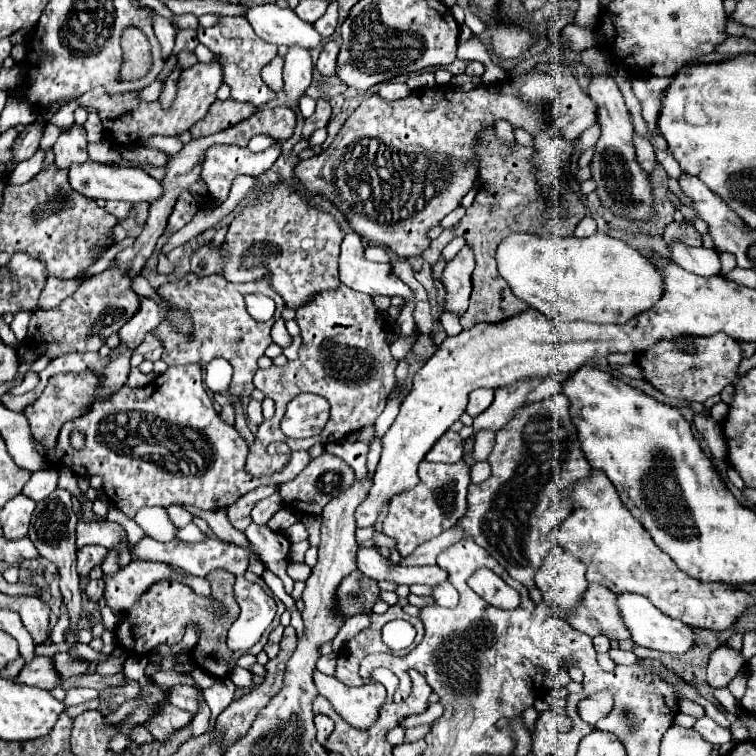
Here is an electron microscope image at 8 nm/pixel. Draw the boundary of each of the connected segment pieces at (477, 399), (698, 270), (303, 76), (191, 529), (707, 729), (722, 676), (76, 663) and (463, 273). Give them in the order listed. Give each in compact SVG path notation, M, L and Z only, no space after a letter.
M472 390L470 392L470 400L468 400L468 406L466 406L466 412L474 418L478 416L480 412L484 412L490 404L492 404L492 398L494 398L494 390Z
M672 242L668 244L668 252L670 252L670 258L684 270L690 270L700 276L720 274L720 258L716 250L708 250L704 246L694 248L682 242Z
M290 46L284 60L284 92L288 94L286 106L300 112L298 98L312 82L312 58L310 52L302 50L300 46Z
M188 524L188 526L178 530L178 538L186 540L186 542L200 542L206 538L206 534L200 532L194 524Z
M706 714L696 720L694 730L696 730L704 740L708 740L710 744L722 746L722 744L728 744L728 742L730 742L730 730L718 726L718 724L716 724L710 716L706 716Z
M728 644L716 648L708 660L708 684L712 688L728 686L728 682L736 676L738 670L744 668L742 652L730 648Z
M68 652L54 654L54 666L64 678L70 678L70 676L76 676L76 674L84 674L88 670L88 662L86 660L78 660L78 658L70 656Z
M464 246L458 252L458 256L446 264L442 274L442 282L448 292L444 308L448 308L458 316L462 316L464 310L468 308L468 298L472 290L470 282L472 270L474 270L474 252L470 250L470 246Z

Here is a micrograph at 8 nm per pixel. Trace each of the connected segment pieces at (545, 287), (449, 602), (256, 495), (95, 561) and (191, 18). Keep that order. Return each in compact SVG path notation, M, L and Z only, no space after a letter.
M510 234L498 244L500 276L512 292L534 310L552 320L586 320L596 324L622 324L654 306L662 296L662 276L638 250L608 234L588 238Z
M450 582L438 584L434 588L434 592L432 592L432 598L436 600L438 606L446 606L446 608L458 606L458 592L456 592L456 588Z
M262 486L262 488L252 490L250 494L242 496L238 502L234 502L234 504L228 508L228 518L230 518L230 522L234 524L234 528L244 532L246 526L250 526L250 522L252 522L250 510L254 508L254 504L256 504L258 500L262 500L262 498L266 498L266 496L270 496L270 494L274 494L274 492L276 492L274 486Z
M84 546L78 550L78 574L88 576L92 568L100 566L106 558L108 550L104 546Z
M182 14L182 16L176 16L174 18L174 24L178 28L192 28L192 30L198 30L200 24L198 24L198 18L194 14Z

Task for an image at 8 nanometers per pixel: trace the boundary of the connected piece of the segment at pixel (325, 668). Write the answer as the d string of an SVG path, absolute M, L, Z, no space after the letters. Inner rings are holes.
M334 653L322 655L316 664L316 668L324 674L335 676L337 658L338 656Z

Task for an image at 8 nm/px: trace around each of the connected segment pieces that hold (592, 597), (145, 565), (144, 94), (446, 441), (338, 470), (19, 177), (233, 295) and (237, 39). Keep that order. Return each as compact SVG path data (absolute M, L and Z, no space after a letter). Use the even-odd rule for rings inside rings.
M588 584L586 596L576 610L568 614L562 614L560 610L556 610L556 614L566 618L572 624L572 628L588 636L604 634L610 640L630 638L616 608L616 594L606 590L606 586L600 586L600 584Z
M136 560L136 562L130 562L128 566L124 566L118 574L114 574L110 578L104 576L106 602L110 608L114 608L118 612L128 610L128 606L134 606L134 602L138 602L138 598L154 582L160 582L166 578L174 578L174 580L190 586L200 596L210 596L210 584L198 576L174 570L170 564Z
M168 58L168 60L166 60L166 66L164 66L164 70L160 72L160 76L156 78L156 82L152 82L148 88L140 90L138 98L142 98L142 100L150 100L150 102L158 100L158 96L160 96L160 92L162 92L162 82L168 78L168 74L170 74L170 70L174 68L174 64L176 64L176 60Z
M448 430L426 454L428 462L444 462L444 464L454 464L462 458L462 438Z
M322 454L320 458L310 460L310 464L294 480L280 484L278 492L290 510L298 514L320 514L322 508L330 502L330 498L338 496L344 488L348 488L352 480L354 480L354 470L346 462L342 462L334 454Z
M38 150L32 158L20 162L20 164L14 168L14 172L6 176L6 182L4 182L4 184L8 186L8 184L24 184L24 182L28 182L30 178L34 178L34 176L40 172L42 160L44 160L44 150Z
M192 272L164 282L158 288L158 294L172 306L178 310L184 310L190 320L192 320L192 332L190 334L182 334L172 322L164 320L154 334L158 336L158 340L162 342L164 348L164 362L168 366L180 366L180 364L191 364L198 362L205 367L209 361L222 356L226 358L232 368L234 368L234 378L228 386L228 394L236 396L236 398L244 398L250 396L254 390L254 374L258 370L258 358L266 352L266 348L272 344L272 336L270 330L274 326L274 322L282 316L284 310L284 302L282 298L268 286L268 282L260 280L260 282L250 282L250 284L232 284L226 282L220 276L196 276ZM246 294L266 294L276 302L276 312L268 322L258 322L254 320L248 310L246 310L246 302L244 296Z
M224 16L216 26L198 30L198 40L222 58L224 82L232 90L230 98L238 102L252 102L254 106L264 106L276 98L276 92L270 90L260 76L264 64L268 64L276 56L276 46L258 38L244 16Z

